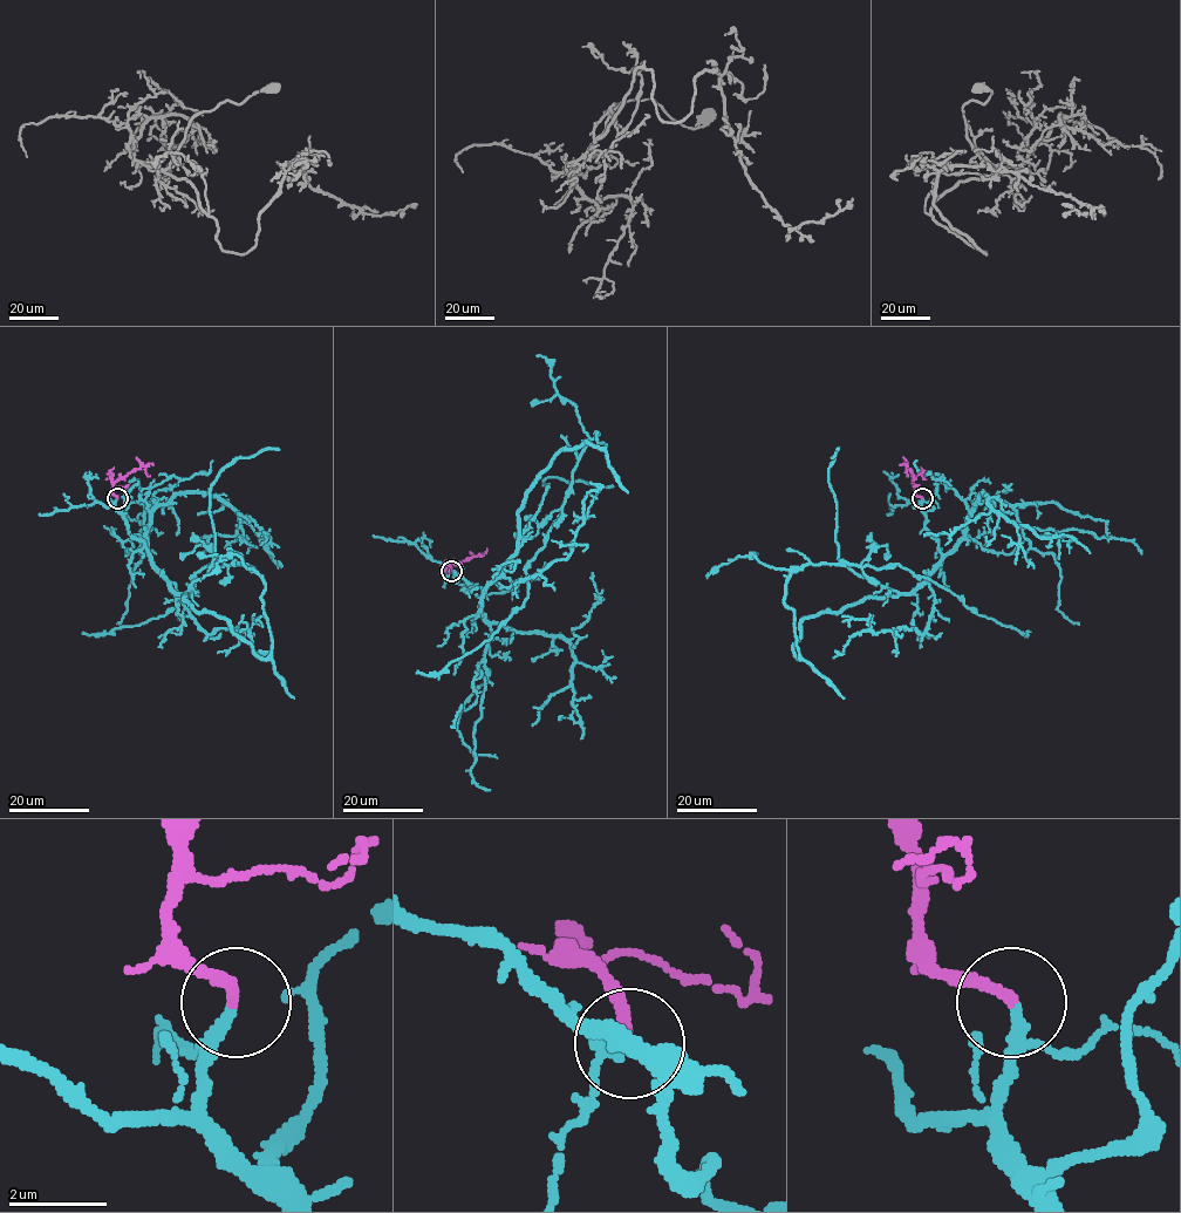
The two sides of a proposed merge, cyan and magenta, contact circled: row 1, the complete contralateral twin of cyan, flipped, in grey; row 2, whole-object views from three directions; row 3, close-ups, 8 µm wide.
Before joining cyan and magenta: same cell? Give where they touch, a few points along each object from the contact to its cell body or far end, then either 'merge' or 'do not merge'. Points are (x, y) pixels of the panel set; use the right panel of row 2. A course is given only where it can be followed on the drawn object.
place (922, 498); course cyan (922, 497), (935, 570), (908, 593), (809, 615), (798, 659), (785, 583), (807, 564), (900, 564), (1022, 633); course magenta (922, 497), (915, 490), (914, 475), (908, 467), (907, 475); merge

